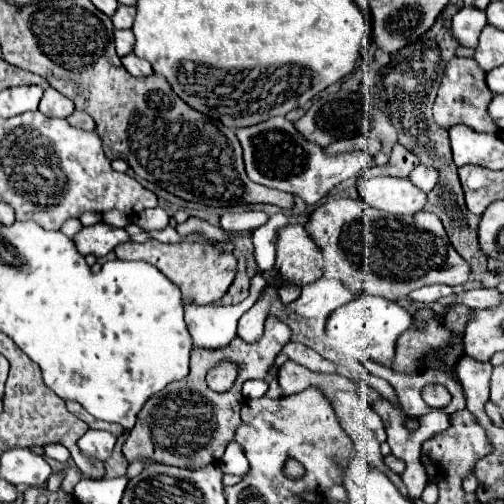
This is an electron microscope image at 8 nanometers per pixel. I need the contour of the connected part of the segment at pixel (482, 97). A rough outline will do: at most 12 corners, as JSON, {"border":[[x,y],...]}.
{"border":[[474,59],[446,65],[434,121],[496,133],[492,93]]}

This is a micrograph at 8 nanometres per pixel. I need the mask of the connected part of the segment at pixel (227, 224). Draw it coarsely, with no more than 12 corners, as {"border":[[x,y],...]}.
{"border":[[258,209],[224,213],[220,225],[226,231],[254,231],[268,223]]}

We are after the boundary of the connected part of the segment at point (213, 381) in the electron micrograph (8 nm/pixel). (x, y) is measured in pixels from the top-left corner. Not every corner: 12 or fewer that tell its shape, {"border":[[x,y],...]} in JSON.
{"border":[[222,361],[208,371],[214,391],[228,391],[236,379],[236,365]]}

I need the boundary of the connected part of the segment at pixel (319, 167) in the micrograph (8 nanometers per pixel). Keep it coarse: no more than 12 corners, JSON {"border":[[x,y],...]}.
{"border":[[286,117],[238,129],[248,177],[314,207],[374,167],[364,151],[326,157]]}

